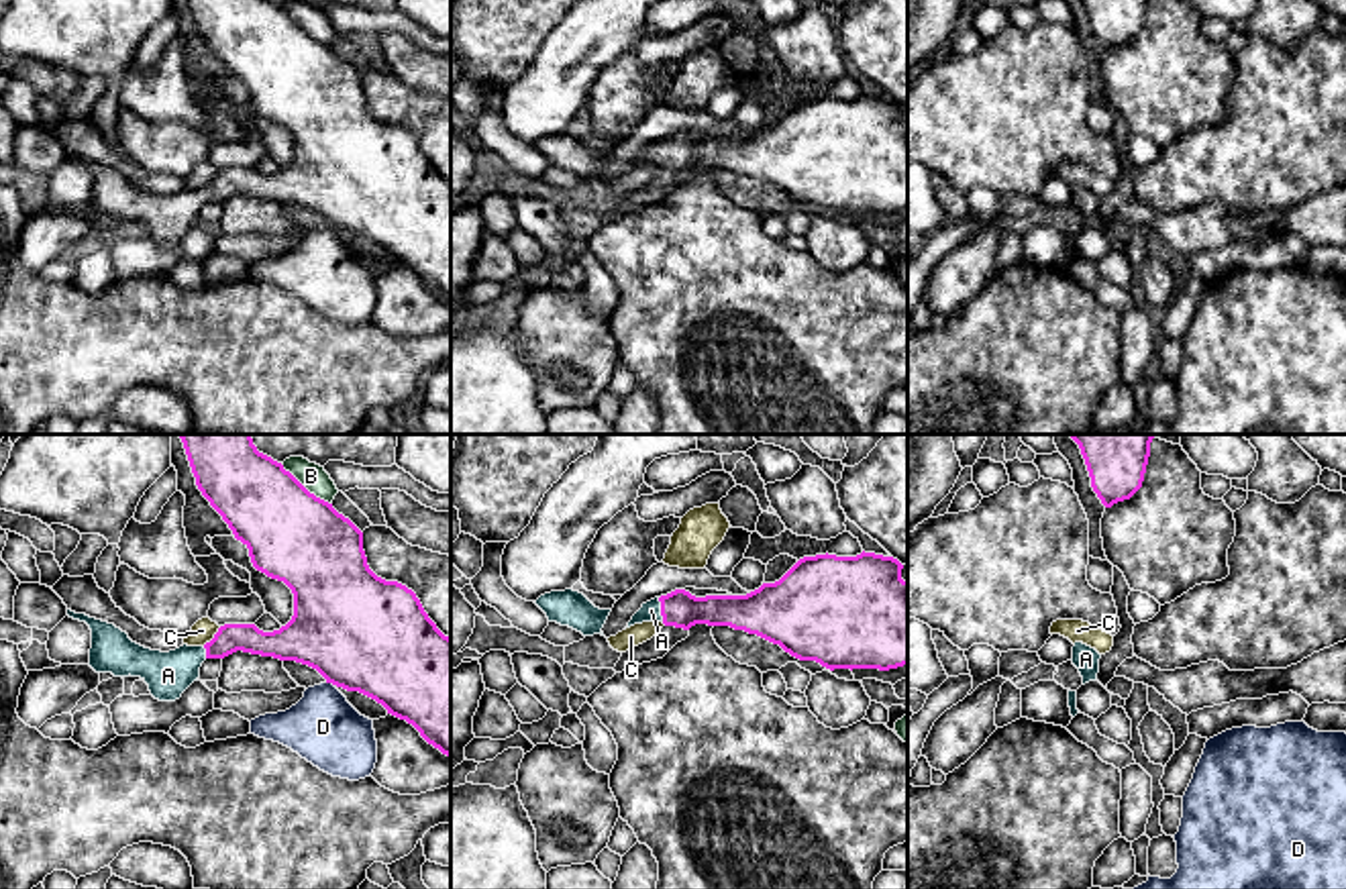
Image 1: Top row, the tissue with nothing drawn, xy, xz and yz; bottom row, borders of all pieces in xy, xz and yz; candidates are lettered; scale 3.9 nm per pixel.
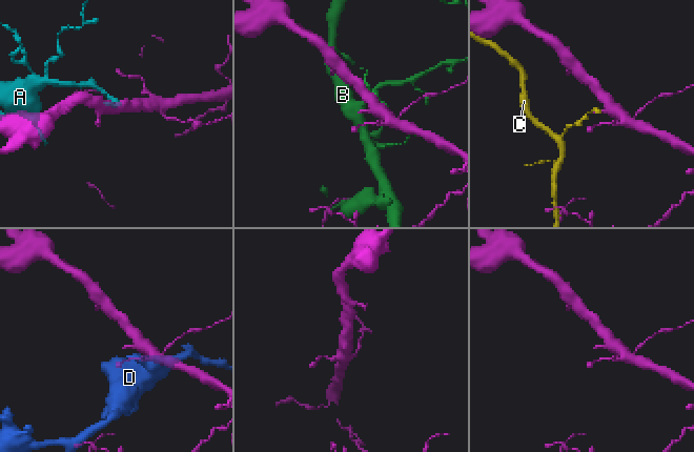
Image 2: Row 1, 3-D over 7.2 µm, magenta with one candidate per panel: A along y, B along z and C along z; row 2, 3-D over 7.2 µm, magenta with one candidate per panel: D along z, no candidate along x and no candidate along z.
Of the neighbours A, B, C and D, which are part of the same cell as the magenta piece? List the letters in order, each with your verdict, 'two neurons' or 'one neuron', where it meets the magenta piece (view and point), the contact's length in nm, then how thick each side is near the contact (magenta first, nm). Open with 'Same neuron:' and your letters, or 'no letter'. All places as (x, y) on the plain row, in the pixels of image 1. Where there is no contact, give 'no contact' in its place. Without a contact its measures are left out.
Same neuron: A
A: one neuron; meets magenta in xz at (661, 153); contact 100 nm long; 150 nm thick on the magenta side, 80 nm on the other
B: two neurons; meets magenta in xy at (304, 31); contact 260 nm long; 360 nm thick on the magenta side, 100 nm on the other
C: two neurons; meets magenta in xy at (215, 180); contact 110 nm long; 120 nm thick on the magenta side, 90 nm on the other
D: two neurons; meets magenta in xy at (331, 225); contact 40 nm long; 460 nm thick on the magenta side, 280 nm on the other

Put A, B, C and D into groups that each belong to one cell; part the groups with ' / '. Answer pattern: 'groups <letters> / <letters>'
groups A / B / C / D

